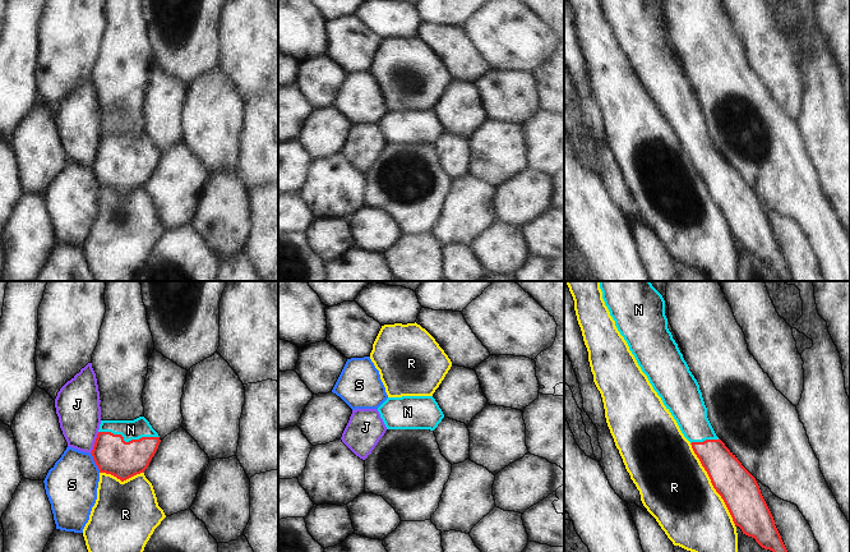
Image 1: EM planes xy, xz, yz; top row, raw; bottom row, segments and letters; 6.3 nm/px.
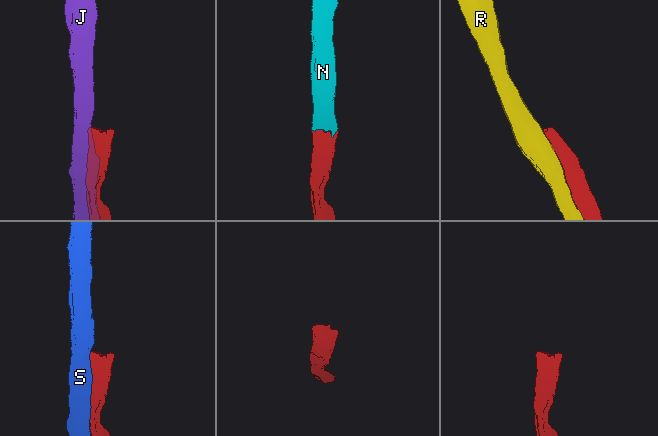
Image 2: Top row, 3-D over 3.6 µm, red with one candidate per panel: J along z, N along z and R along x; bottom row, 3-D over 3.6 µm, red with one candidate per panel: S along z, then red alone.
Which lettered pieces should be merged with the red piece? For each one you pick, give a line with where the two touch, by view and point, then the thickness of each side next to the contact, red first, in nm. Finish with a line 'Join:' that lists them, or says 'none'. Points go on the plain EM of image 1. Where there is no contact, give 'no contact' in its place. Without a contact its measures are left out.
N: xy (129, 155) | 240/130 nm
Join: N

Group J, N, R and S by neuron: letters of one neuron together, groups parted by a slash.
J / N / R / S

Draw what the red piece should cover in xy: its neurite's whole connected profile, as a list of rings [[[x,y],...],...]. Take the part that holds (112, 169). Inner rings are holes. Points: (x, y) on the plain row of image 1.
[[[144,130],[134,134],[101,134],[92,170],[100,187],[116,190],[121,196],[144,187],[154,170],[161,153]]]

